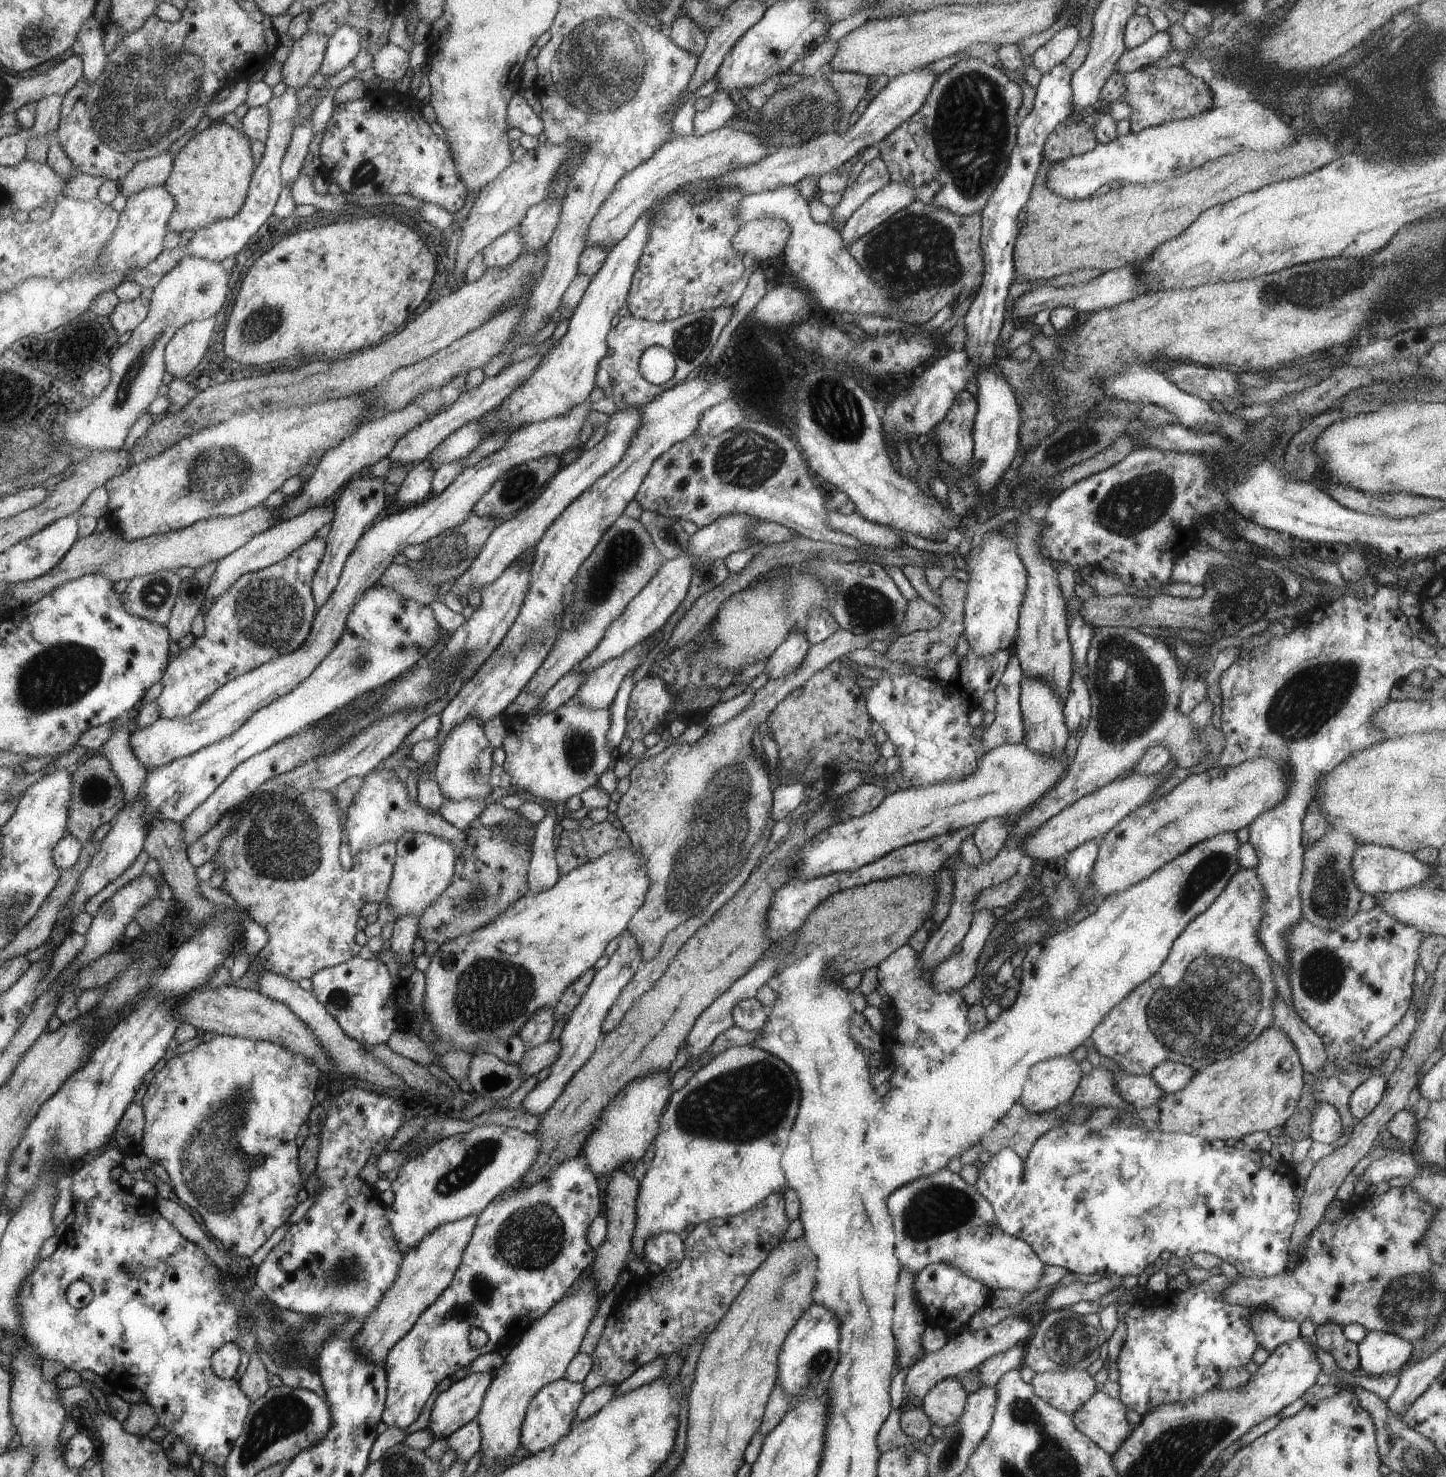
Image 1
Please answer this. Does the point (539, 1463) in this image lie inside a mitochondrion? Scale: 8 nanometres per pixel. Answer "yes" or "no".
no

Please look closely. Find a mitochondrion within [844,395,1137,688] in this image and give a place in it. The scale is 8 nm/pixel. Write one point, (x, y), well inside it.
(1091, 434)

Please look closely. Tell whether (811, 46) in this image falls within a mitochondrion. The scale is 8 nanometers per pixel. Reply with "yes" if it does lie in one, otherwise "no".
no

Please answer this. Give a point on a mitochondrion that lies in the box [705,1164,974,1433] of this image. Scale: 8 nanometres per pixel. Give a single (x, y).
(824, 1359)

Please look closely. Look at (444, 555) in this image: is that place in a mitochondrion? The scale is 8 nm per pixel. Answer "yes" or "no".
yes

